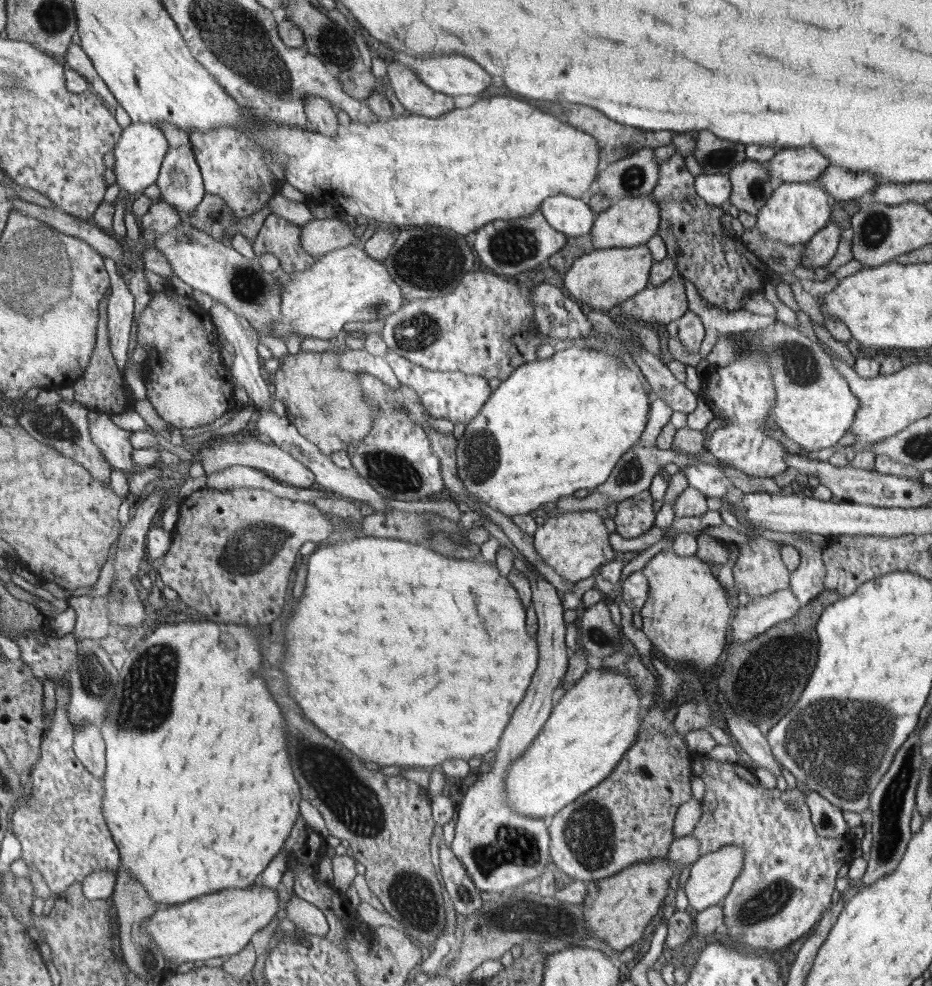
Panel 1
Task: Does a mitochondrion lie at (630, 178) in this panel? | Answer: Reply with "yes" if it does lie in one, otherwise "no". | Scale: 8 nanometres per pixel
yes

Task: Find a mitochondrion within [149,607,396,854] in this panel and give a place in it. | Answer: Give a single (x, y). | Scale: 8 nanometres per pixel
(354, 802)

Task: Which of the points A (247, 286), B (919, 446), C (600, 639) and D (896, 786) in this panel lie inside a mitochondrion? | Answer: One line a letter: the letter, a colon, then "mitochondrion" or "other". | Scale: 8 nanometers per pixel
A: mitochondrion
B: mitochondrion
C: mitochondrion
D: mitochondrion

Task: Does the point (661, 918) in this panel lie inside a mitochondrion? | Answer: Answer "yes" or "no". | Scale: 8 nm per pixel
no

